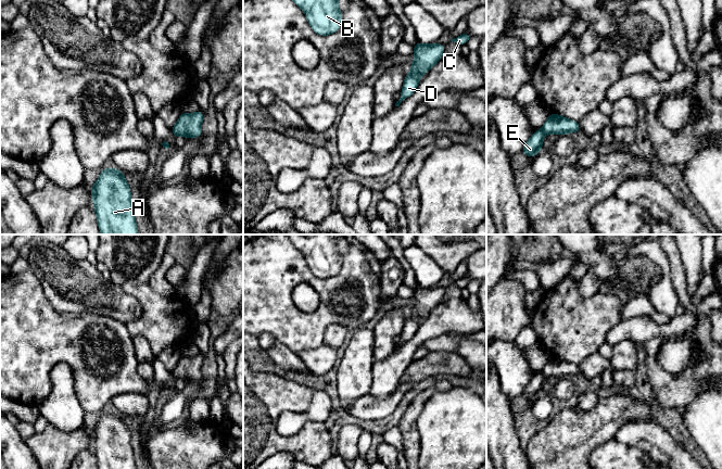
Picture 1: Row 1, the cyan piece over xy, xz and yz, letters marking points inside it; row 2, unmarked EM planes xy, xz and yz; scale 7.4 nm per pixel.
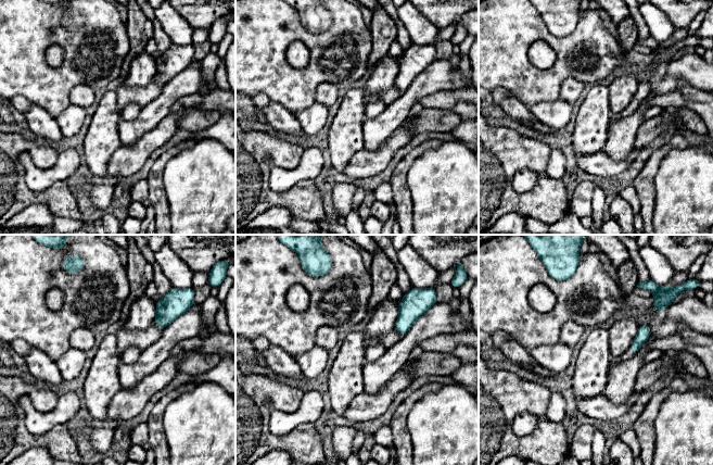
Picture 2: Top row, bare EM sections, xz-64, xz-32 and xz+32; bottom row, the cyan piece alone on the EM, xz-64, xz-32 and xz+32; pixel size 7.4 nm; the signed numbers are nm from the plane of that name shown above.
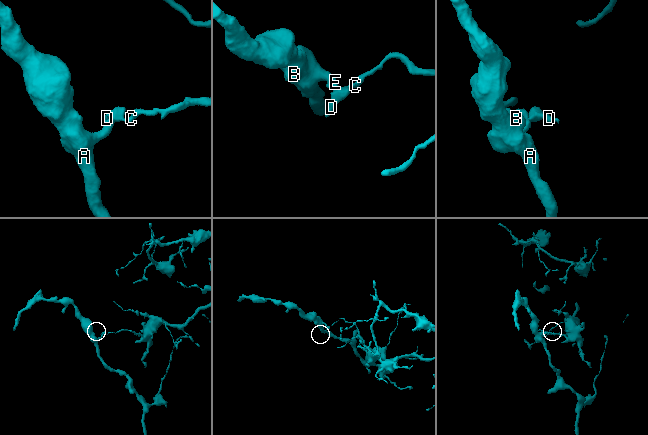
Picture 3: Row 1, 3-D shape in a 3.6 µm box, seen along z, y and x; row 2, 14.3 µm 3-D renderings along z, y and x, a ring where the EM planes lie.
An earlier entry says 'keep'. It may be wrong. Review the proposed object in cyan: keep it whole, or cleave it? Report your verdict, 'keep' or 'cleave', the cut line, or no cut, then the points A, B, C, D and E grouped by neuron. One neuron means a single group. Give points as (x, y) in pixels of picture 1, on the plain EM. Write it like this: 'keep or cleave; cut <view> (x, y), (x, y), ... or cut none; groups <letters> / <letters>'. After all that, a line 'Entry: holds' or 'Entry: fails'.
cleave; cut yz (540, 372), (544, 377); groups A B E / C D
Entry: fails

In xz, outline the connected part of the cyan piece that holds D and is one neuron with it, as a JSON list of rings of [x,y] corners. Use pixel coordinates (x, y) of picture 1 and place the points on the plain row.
[[[443,287],[420,288],[419,290],[415,291],[415,303],[410,307],[410,316],[404,320],[401,341],[395,346],[395,350],[398,350],[402,344],[415,335],[420,325],[420,319],[430,314],[431,310],[442,302],[444,292],[445,288]]]

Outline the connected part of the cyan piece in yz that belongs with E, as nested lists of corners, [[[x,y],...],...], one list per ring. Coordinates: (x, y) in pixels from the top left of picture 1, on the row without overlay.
[[[541,372],[535,373],[530,382],[525,385],[522,392],[522,397],[525,400],[532,400],[534,402],[536,396],[543,392],[543,380],[544,376]]]

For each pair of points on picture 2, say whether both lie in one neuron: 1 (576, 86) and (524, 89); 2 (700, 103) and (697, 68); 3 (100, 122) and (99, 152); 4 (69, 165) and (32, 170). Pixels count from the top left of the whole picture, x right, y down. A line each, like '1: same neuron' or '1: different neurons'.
1: different neurons
2: different neurons
3: same neuron
4: same neuron

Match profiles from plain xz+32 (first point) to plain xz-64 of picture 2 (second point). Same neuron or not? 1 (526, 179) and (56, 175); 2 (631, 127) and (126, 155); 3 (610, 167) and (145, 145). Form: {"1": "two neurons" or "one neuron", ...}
{"1": "one neuron", "2": "two neurons", "3": "one neuron"}

